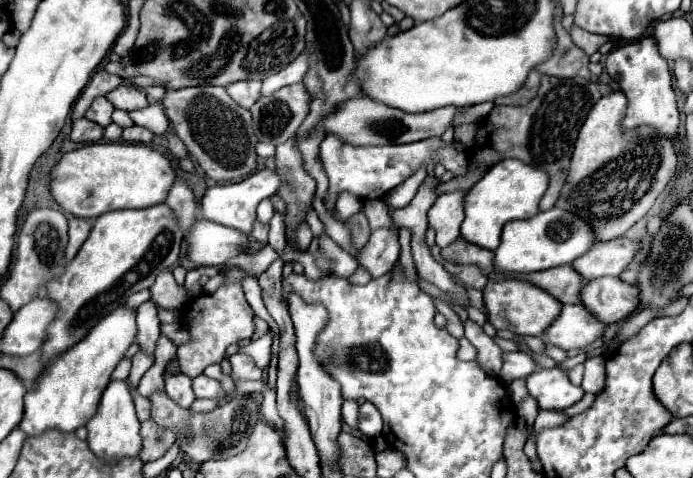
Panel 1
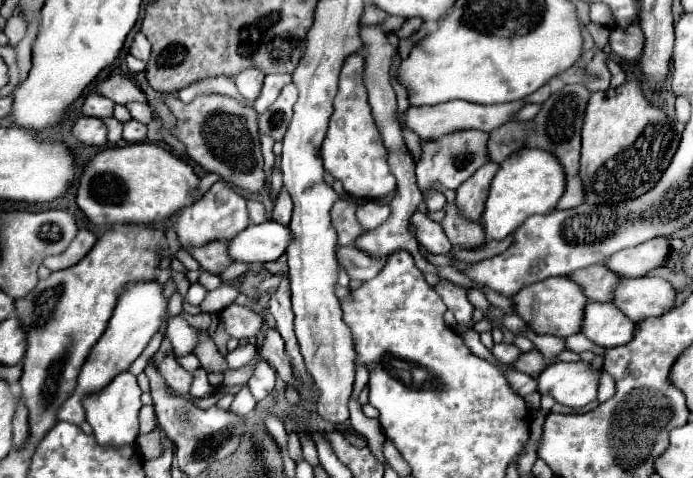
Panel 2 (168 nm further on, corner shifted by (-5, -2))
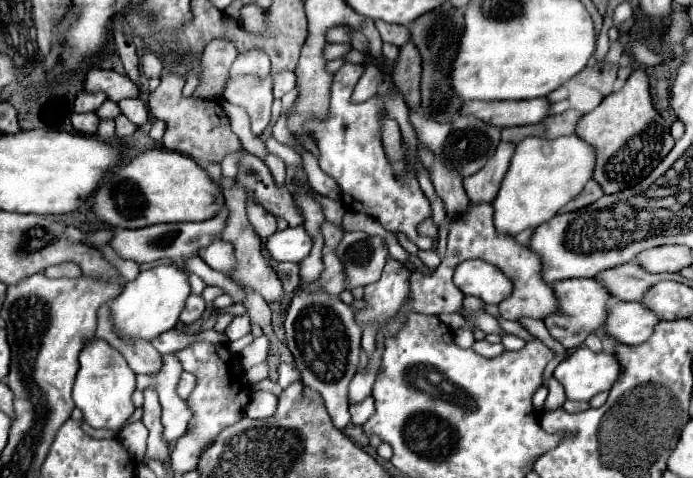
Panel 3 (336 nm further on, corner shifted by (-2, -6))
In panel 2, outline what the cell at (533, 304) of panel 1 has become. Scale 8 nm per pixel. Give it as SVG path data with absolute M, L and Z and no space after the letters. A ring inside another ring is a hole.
M549 277L543 281L537 281L529 287L523 287L517 295L511 297L515 313L539 335L557 335L557 337L569 337L579 333L583 309L587 303L587 297L583 295L581 287L565 277Z

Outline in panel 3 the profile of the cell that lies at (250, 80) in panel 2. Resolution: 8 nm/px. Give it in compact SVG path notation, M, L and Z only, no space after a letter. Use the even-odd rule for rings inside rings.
M244 51L236 57L236 61L232 63L230 69L230 77L236 75L258 75L258 77L266 77L270 73L270 59L266 53L262 51Z

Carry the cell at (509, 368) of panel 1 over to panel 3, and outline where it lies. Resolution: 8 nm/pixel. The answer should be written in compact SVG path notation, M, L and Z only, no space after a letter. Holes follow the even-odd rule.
M476 341L476 343L472 345L472 351L478 353L478 355L482 355L482 357L492 359L492 357L500 355L500 353L504 351L504 347L502 347L502 345L492 345L492 343L488 343L488 341Z

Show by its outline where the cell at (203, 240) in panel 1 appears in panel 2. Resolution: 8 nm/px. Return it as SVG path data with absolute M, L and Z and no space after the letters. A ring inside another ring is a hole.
M267 221L261 225L249 225L245 231L237 233L233 239L227 241L227 251L233 261L267 263L277 261L285 253L289 239L289 227Z

